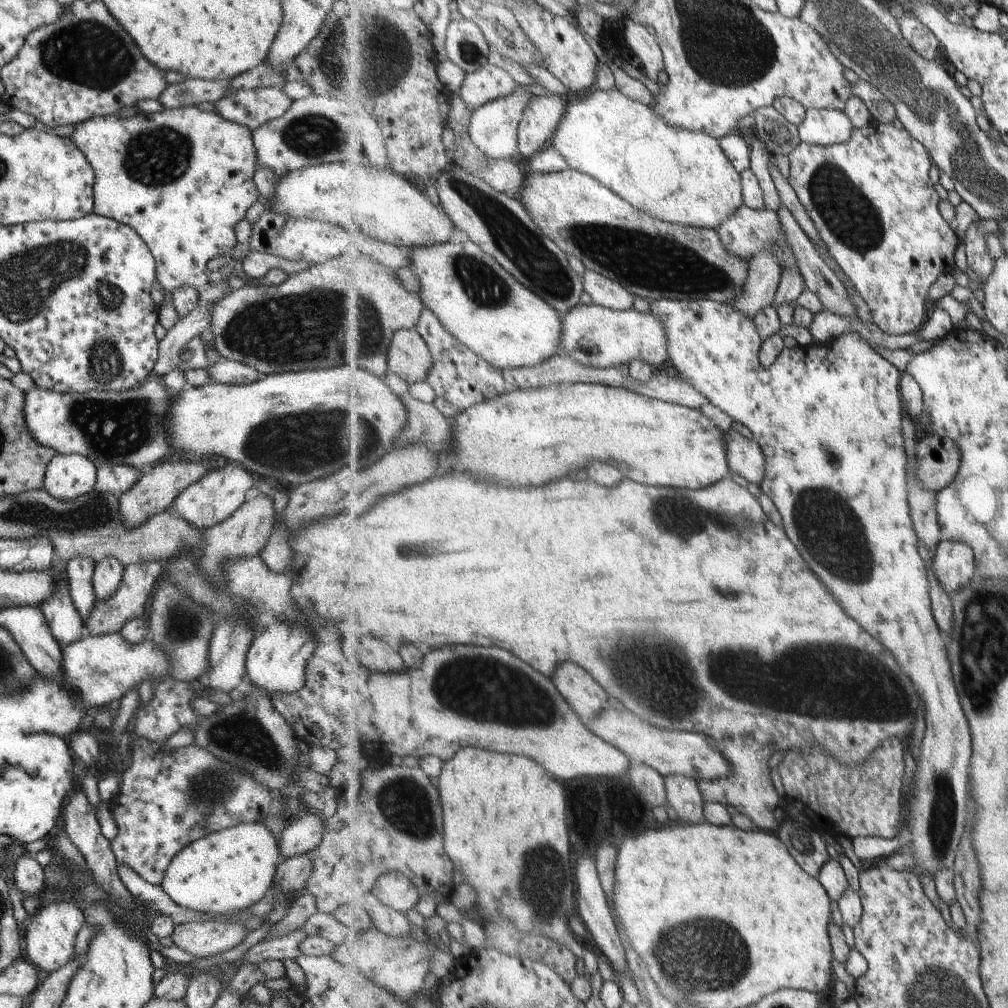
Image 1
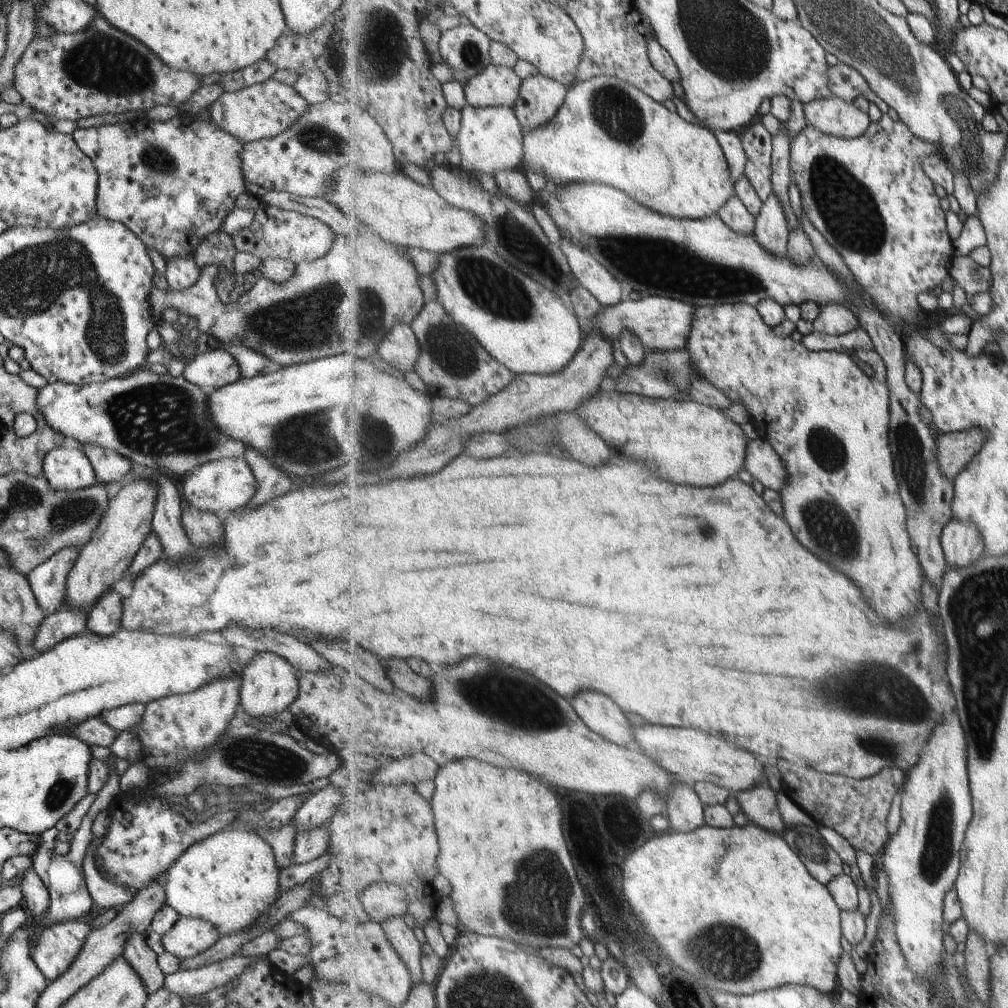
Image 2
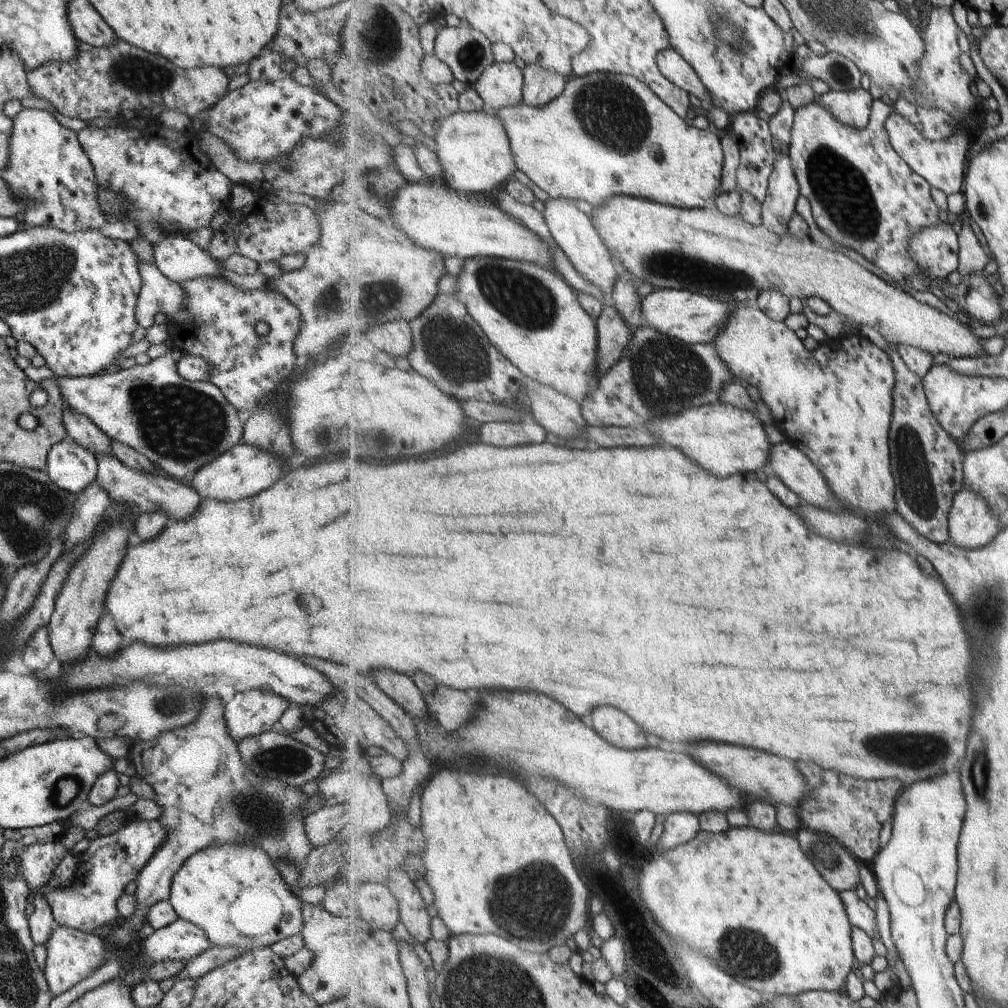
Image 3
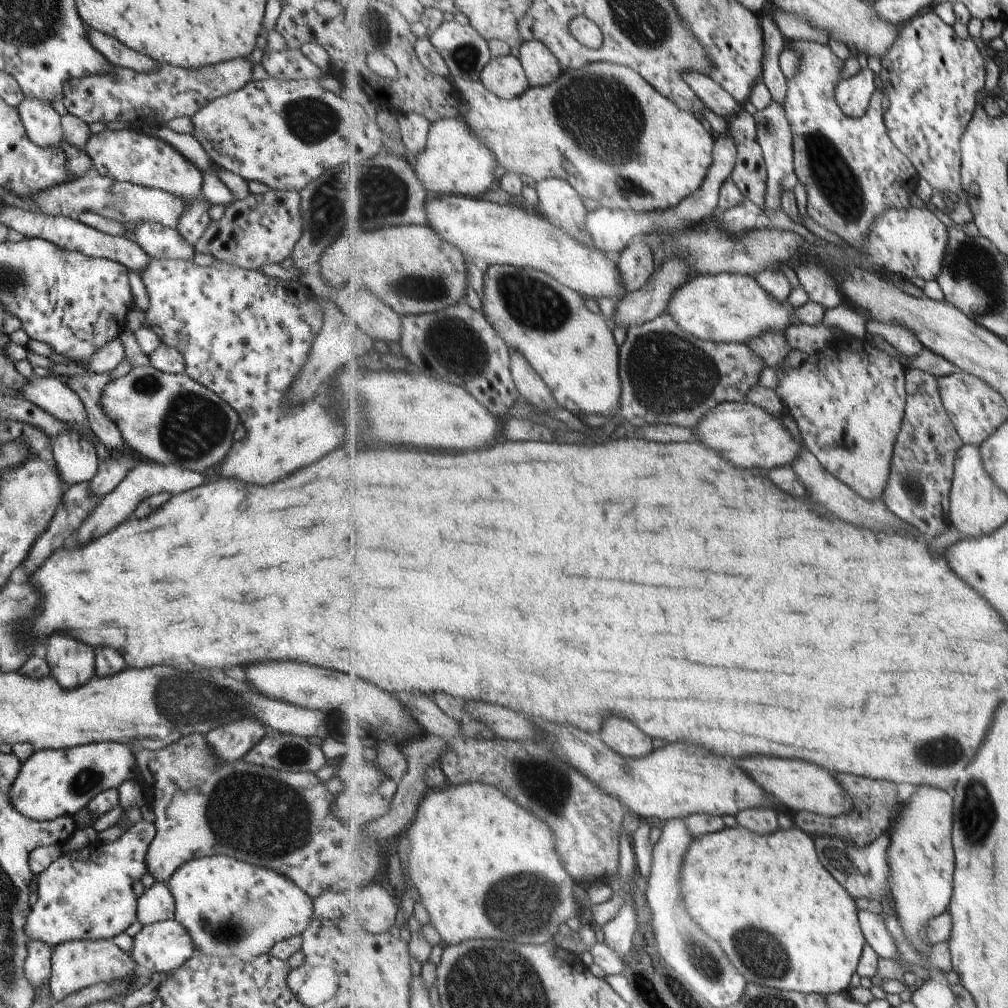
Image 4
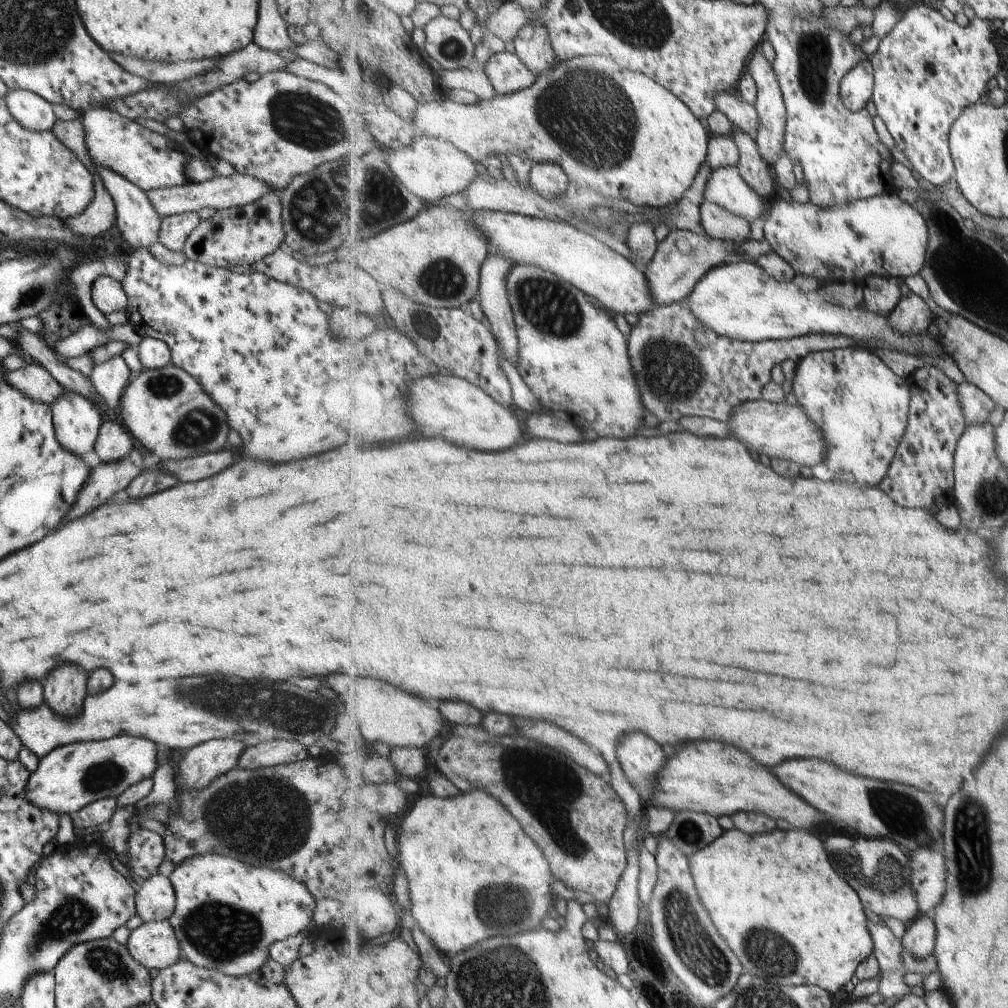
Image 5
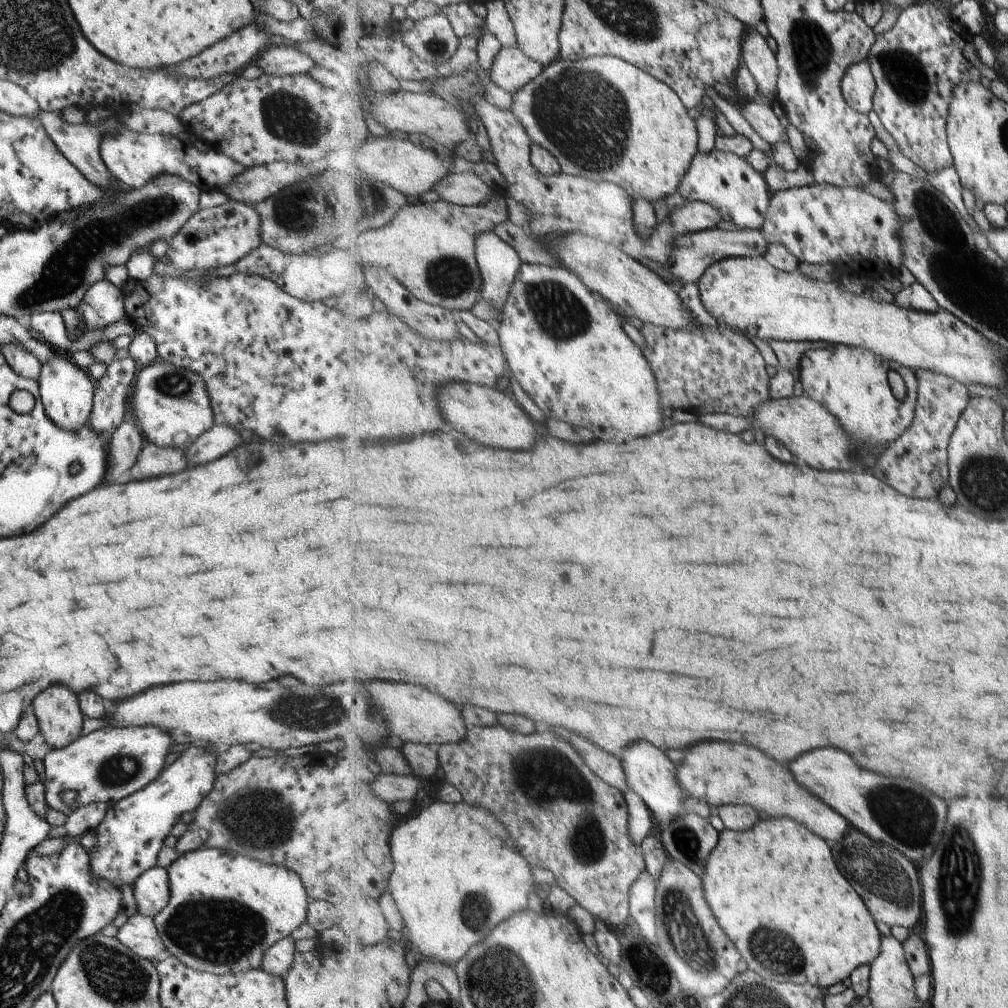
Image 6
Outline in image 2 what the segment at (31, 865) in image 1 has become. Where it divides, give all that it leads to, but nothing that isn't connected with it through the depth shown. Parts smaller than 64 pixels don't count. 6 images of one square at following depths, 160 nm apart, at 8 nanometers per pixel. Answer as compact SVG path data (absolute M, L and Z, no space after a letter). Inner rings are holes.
M32 868L21 872L21 880L17 885L21 889L21 906L24 909L29 910L36 916L48 909L50 904L49 892L47 892L45 884L37 877Z

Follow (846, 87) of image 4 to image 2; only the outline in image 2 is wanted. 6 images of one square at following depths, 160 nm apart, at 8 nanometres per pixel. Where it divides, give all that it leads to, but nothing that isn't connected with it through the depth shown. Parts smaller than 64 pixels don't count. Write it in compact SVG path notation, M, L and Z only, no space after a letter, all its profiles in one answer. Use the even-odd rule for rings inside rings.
M837 96L809 102L805 105L805 115L808 124L817 130L839 137L861 137L871 125L867 113Z

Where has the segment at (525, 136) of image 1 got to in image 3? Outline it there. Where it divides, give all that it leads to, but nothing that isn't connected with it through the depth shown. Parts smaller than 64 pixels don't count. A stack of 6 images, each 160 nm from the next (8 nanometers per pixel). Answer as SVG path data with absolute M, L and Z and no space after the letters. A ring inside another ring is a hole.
M527 64L524 72L524 98L527 106L546 106L559 98L566 90L568 78L556 70L545 69L538 64Z

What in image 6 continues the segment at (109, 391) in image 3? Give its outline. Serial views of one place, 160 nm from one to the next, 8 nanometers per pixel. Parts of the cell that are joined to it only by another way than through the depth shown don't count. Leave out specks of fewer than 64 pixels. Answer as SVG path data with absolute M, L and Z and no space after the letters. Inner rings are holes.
M165 361L141 367L130 396L133 418L149 443L185 451L214 424L206 386L198 374Z

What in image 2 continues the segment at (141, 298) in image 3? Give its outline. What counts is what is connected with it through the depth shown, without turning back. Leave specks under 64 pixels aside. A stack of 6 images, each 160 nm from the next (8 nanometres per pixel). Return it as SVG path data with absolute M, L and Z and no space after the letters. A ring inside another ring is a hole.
M332 220L332 223L333 223L333 226L335 228L335 234L333 236L333 240L331 240L331 248L329 248L329 250L327 250L327 254L325 254L325 256L321 256L320 258L317 258L315 261L307 260L306 262L297 263L295 265L295 270L293 272L293 275L288 280L285 280L285 282L279 282L279 283L272 282L272 281L269 281L267 278L258 276L256 274L255 276L252 277L253 286L251 286L251 288L249 288L249 290L247 290L247 292L245 292L245 294L243 294L239 298L237 298L235 300L235 302L229 302L228 304L223 304L223 302L221 302L221 300L219 300L219 298L217 297L217 292L215 292L214 278L213 277L215 276L215 271L222 270L222 269L219 266L214 265L214 264L208 264L208 265L202 266L198 280L195 282L195 284L193 284L193 286L189 286L189 288L185 288L185 290L172 290L171 288L166 288L165 290L162 290L162 289L156 288L153 285L151 288L151 291L149 292L149 295L147 296L147 302L149 302L149 316L151 316L151 320L154 320L154 318L158 319L159 316L161 315L162 310L173 308L177 311L177 313L179 315L184 314L188 317L194 318L197 321L196 328L197 328L197 330L199 330L199 333L203 332L203 334L207 334L208 336L215 338L218 342L229 343L229 342L231 342L231 340L235 340L235 338L239 338L239 340L241 340L241 338L243 338L243 340L245 340L245 344L247 344L247 346L249 346L249 348L251 348L251 350L255 350L255 352L259 352L259 354L263 354L263 356L265 356L265 358L267 358L267 360L269 360L269 362L273 362L273 364L277 364L277 366L280 366L280 367L300 364L303 362L310 362L311 360L316 360L316 359L324 358L327 356L336 356L337 354L349 354L350 356L359 354L359 355L363 356L363 358L366 358L369 360L379 359L379 354L381 351L383 351L382 343L384 342L385 339L388 338L389 333L387 332L387 330L389 330L390 332L395 330L395 326L393 326L393 328L389 328L389 314L393 314L393 316L397 316L397 320L403 320L403 323L412 325L412 323L415 321L415 318L418 317L418 315L420 314L420 311L426 306L425 294L423 294L423 290L421 290L421 288L419 288L419 276L420 275L417 273L417 270L415 270L415 266L413 266L413 264L411 264L411 262L409 262L409 260L404 255L405 248L402 248L403 249L403 256L401 256L401 252L397 252L397 250L395 250L395 248L391 248L391 246L389 246L389 244L385 244L385 242L383 242L383 240L381 240L381 238L377 238L377 234L375 234L375 232L373 232L373 230L369 230L369 228L367 228L367 226L365 226L365 224L362 224L362 223L339 223L337 220ZM375 330L385 330L385 336L383 336L384 340L381 340L381 344L377 344L377 342L375 342L375 338L377 338L377 332L375 332Z

